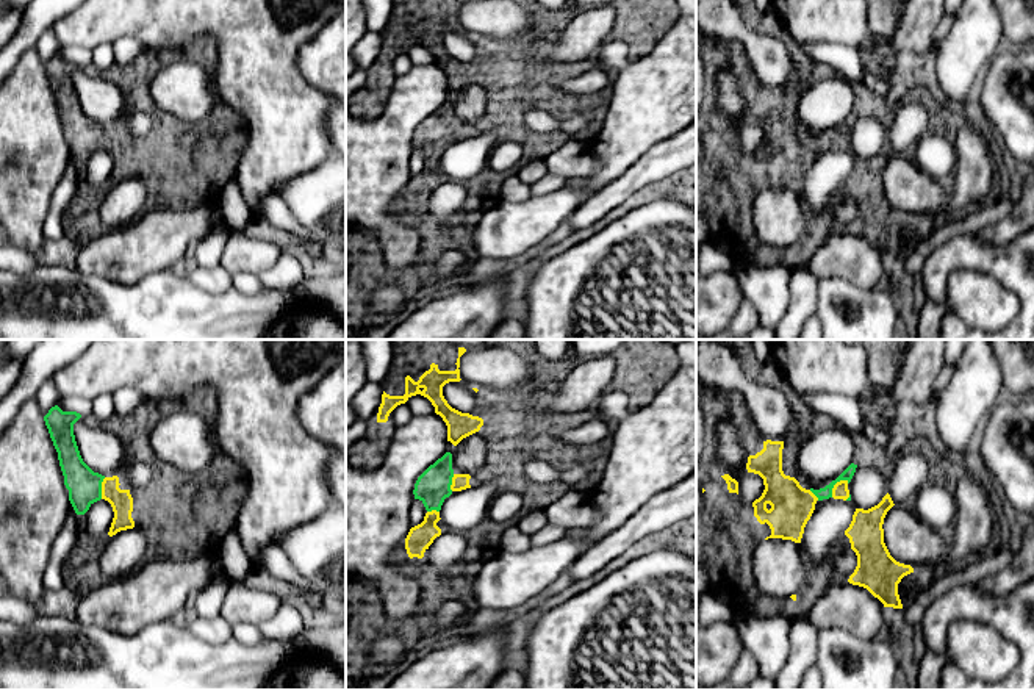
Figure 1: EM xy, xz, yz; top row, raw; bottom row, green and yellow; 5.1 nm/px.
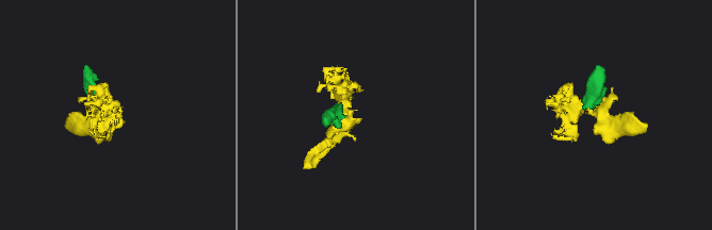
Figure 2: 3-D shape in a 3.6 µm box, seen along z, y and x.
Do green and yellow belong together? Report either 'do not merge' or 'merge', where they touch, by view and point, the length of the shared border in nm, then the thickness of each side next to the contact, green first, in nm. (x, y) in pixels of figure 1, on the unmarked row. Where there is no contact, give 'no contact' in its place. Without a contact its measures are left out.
merge | yz (834, 133) | 130 nm | 60/80 nm

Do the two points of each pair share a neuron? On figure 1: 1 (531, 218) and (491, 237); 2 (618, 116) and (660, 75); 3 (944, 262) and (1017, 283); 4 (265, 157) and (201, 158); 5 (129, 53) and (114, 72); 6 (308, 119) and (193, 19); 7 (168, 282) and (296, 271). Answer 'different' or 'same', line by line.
1: same
2: same
3: same
4: different
5: different
6: same
7: different

